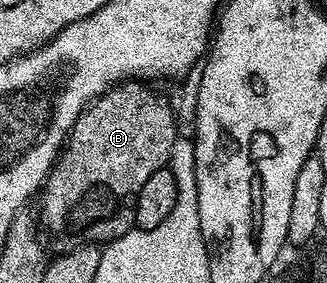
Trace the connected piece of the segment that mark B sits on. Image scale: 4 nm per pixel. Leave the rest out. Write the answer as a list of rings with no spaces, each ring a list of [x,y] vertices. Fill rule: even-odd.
[[[129,80],[113,86],[101,98],[93,100],[72,125],[39,195],[39,225],[45,235],[48,233],[60,245],[61,251],[73,246],[111,244],[114,239],[125,237],[136,226],[135,205],[146,180],[171,163],[172,149],[178,137],[176,114],[171,104],[148,86],[151,85],[144,80]]]

